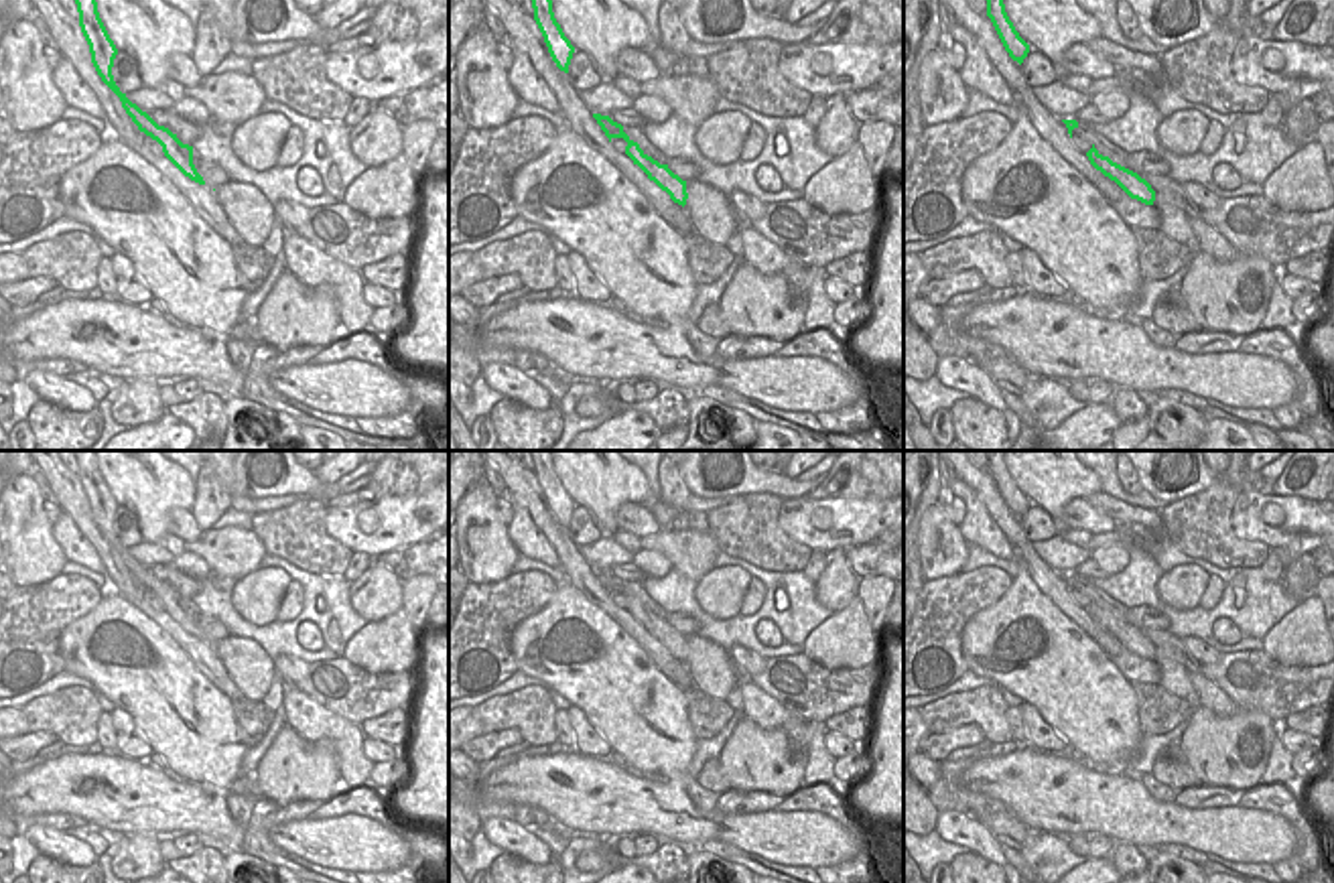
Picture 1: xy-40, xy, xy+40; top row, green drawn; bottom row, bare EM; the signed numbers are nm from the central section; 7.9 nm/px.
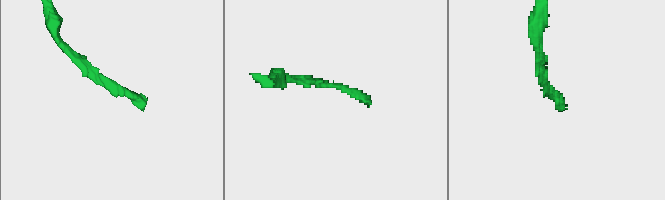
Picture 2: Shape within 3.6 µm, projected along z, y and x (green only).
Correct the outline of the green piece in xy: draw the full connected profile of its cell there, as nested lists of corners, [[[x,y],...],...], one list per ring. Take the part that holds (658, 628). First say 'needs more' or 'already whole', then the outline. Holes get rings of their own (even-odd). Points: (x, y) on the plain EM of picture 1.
needs more; [[[593,568],[609,597],[613,593],[623,593],[627,597],[625,609],[638,619],[650,635],[654,635],[662,646],[666,646],[672,654],[672,660],[666,664],[666,676],[674,684],[684,684],[686,688],[692,686],[692,676],[686,666],[686,635],[682,635],[678,629],[674,629],[668,619],[660,619],[652,611],[648,611],[638,597],[633,597],[625,587],[623,581],[613,576],[609,570]]]

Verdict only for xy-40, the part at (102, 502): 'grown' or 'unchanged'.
unchanged

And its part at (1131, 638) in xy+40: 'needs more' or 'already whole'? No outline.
needs more

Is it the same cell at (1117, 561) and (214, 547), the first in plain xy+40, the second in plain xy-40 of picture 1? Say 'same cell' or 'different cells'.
different cells

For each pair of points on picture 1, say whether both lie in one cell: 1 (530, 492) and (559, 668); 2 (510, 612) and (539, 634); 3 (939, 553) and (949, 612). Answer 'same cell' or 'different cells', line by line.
1: different cells
2: different cells
3: different cells

